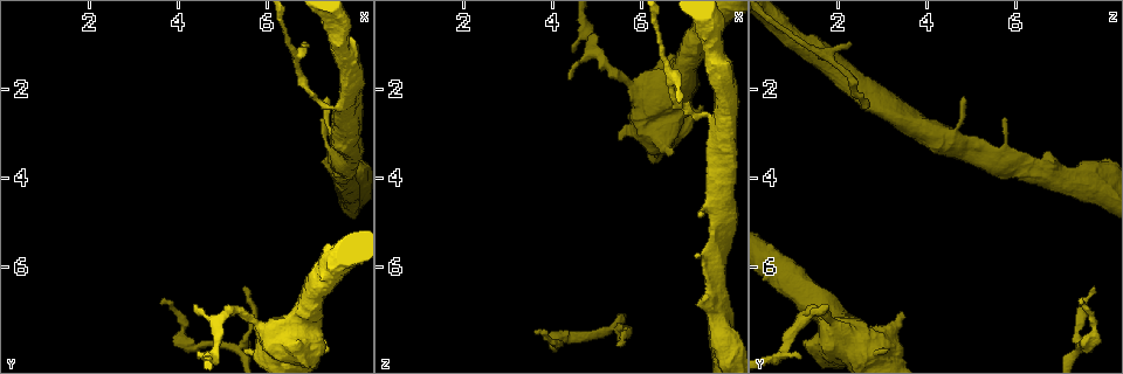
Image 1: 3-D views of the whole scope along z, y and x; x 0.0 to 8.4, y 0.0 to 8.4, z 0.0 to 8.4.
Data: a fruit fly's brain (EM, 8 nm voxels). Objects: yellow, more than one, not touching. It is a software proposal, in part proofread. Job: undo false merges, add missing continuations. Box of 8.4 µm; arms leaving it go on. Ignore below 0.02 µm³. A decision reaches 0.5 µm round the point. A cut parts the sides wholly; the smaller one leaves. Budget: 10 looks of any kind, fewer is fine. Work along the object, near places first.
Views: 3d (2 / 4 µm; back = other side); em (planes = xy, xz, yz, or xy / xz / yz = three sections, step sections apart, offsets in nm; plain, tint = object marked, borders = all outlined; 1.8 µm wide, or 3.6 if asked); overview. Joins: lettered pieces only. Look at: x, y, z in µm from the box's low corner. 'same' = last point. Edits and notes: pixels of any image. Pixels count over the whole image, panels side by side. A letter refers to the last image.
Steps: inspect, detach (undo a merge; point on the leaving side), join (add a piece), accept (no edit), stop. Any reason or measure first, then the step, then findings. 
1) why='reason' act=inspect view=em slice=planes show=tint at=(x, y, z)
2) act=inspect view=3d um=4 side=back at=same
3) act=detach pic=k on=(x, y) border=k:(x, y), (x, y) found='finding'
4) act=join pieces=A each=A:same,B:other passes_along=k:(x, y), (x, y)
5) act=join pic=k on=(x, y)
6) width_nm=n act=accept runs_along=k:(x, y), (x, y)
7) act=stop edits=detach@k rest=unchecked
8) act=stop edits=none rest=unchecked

why='an open end' act=inspect view=em um=3.6 slice=yz step=8 show=tint at=(4.40, 6.95, 1.85)

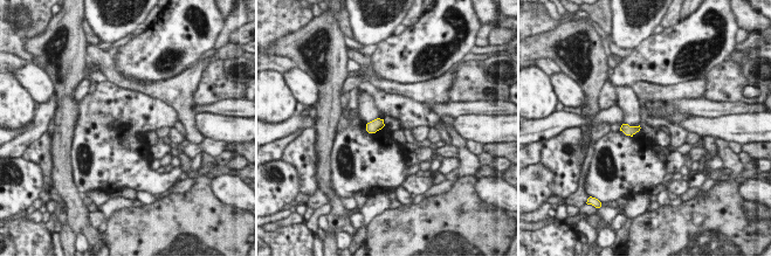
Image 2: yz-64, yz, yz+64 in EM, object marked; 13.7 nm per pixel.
act=inspect view=em um=3.6 slice=planes show=borders at=same

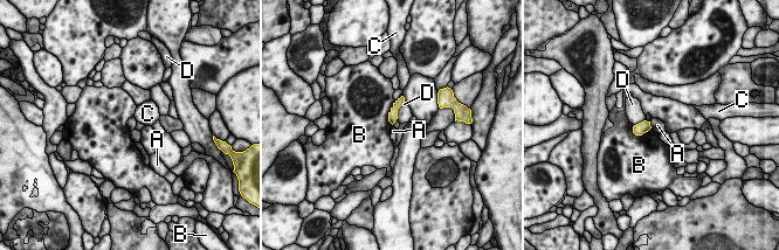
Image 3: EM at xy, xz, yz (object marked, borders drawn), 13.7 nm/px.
longest_contact=B:340nm act=accept each=A:other,B:other,C:other,D:other border=3:(649, 122), (650, 129) found='no lettered piece goes on from it'

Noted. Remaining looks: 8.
why='tapers out' act=inspect view=em slice=xy step=8 show=borders at=(3.55, 6.70, 7.45)

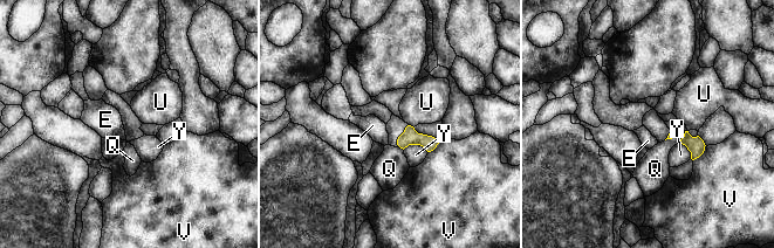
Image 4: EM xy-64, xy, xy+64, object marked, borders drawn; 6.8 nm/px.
why='cut it another way' act=inspect view=em slice=planes show=borders at=same

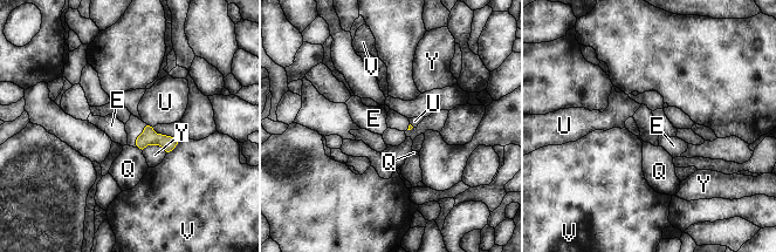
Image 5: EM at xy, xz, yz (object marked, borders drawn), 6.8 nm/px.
act=accept each=E:other,Q:other,U:other,V:other,Y:other border=5:(148, 124), (152, 128) found='no lettered piece goes on from it'

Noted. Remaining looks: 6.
why='tapers out' act=inspect view=em slice=planes show=plain at=(7.35, 2.20, 4.85)

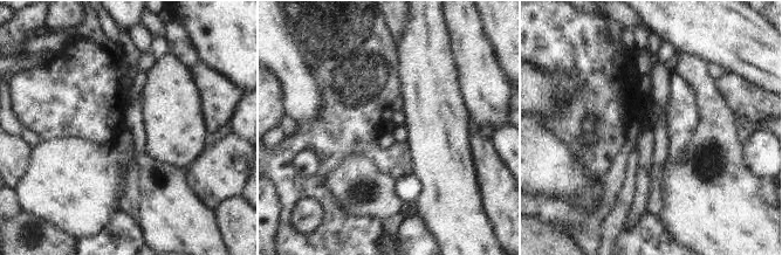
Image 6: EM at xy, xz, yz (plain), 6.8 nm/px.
why='see the neighbours' act=inspect view=em slice=planes show=borders at=same

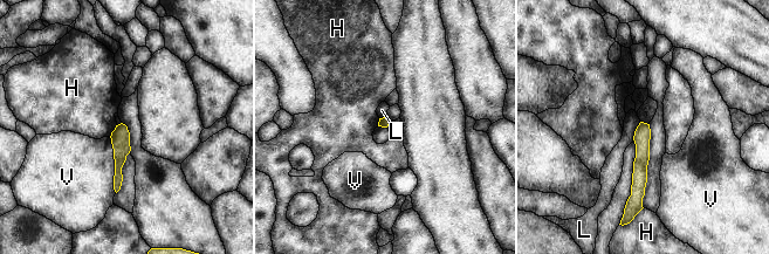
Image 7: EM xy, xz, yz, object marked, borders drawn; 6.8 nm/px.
width_nm=70 act=accept each=H:other,L:other,V:other runs_along=7:(644, 125), (639, 183), (634, 194) found='no lettered piece goes on from it'

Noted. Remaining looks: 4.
why='free end' act=inspect view=em slice=planes show=borders at=(6.85, 0.90, 2.25)

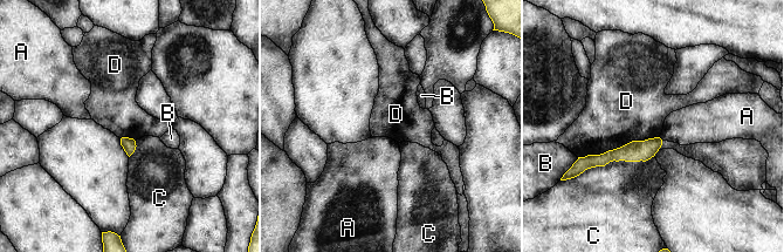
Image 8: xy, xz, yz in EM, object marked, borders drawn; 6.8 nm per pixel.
longest_contact=D:550nm act=accept each=A:other,B:other,C:other,D:other border=8:(658, 136), (578, 157) found='no lettered piece goes on from it'

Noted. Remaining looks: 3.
act=stop edits=none rest=unchecked

